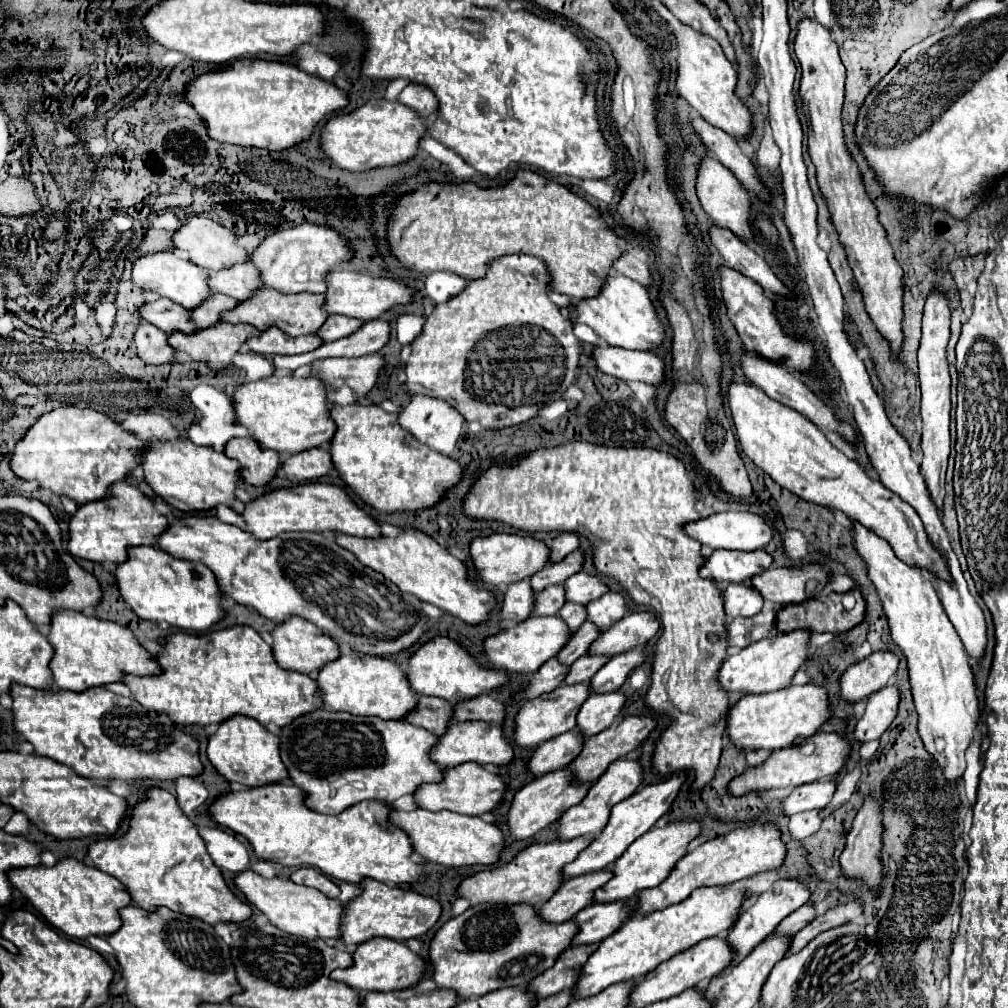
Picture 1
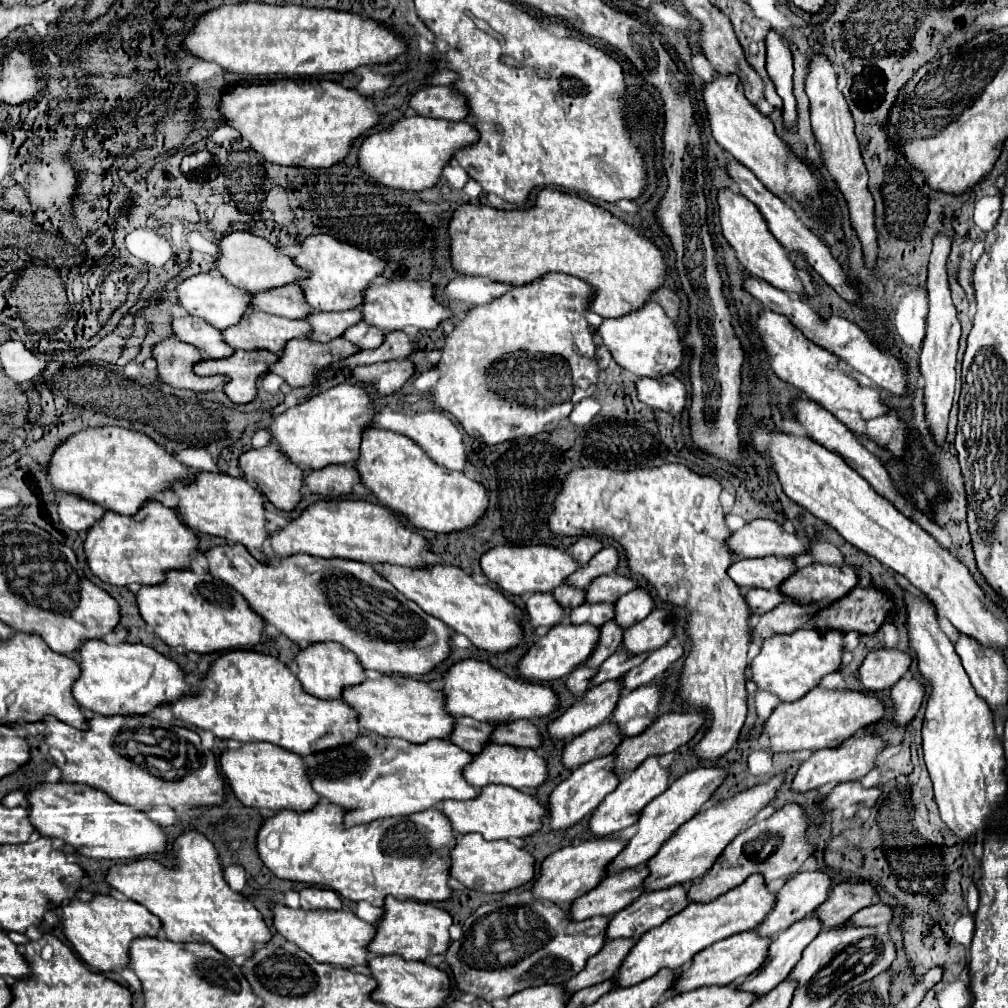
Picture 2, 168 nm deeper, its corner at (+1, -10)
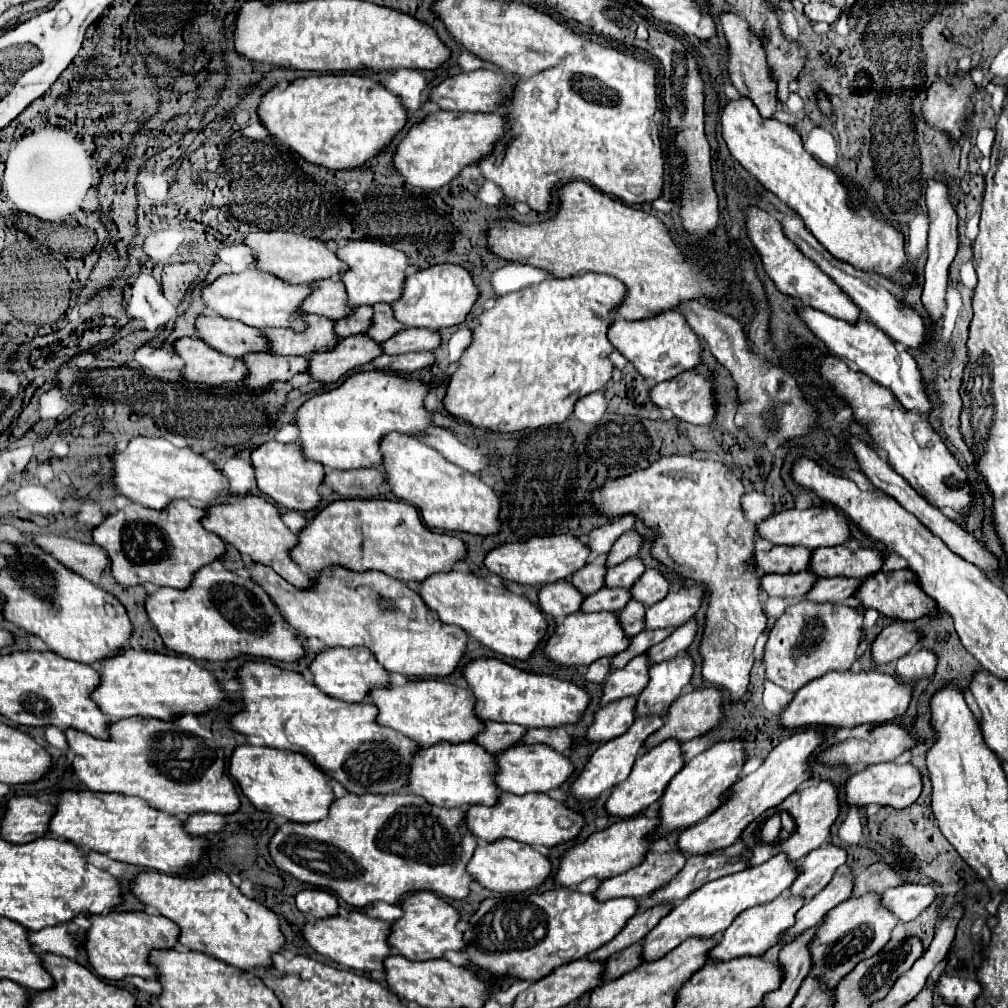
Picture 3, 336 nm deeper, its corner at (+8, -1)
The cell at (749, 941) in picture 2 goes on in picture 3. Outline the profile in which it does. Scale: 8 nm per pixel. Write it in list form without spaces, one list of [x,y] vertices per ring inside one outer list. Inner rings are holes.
[[[779,895],[777,899],[759,905],[759,907],[751,907],[749,911],[743,911],[721,935],[721,941],[709,951],[709,959],[711,961],[725,961],[725,959],[735,959],[741,955],[763,955],[769,947],[773,947],[781,933],[787,931],[793,923],[795,923],[795,913],[797,909],[801,909],[805,903],[803,897],[793,897],[793,895]]]

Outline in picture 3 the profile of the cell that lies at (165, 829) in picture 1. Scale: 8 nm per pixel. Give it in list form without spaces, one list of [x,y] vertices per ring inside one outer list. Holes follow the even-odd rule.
[[[211,869],[201,877],[173,877],[173,875],[165,875],[159,871],[141,871],[131,881],[131,893],[143,905],[157,909],[159,915],[163,915],[179,925],[179,929],[181,929],[179,943],[185,949],[203,951],[215,959],[221,959],[229,965],[239,967],[239,969],[265,967],[265,963],[271,965],[271,953],[279,951],[285,943],[285,939],[279,931],[277,915],[273,911],[269,911],[265,905],[261,905],[259,901],[245,897],[221,869]]]

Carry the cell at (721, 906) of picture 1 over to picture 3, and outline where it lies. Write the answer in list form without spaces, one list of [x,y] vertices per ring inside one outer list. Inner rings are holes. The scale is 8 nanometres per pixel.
[[[779,853],[773,859],[765,861],[763,865],[749,867],[745,871],[739,871],[737,875],[727,875],[725,879],[715,879],[713,883],[707,883],[705,887],[701,887],[701,891],[693,891],[693,895],[689,895],[689,899],[675,905],[673,911],[669,915],[665,915],[655,925],[655,929],[649,931],[649,935],[645,935],[645,939],[641,941],[641,947],[643,947],[641,959],[643,961],[661,959],[665,953],[675,949],[689,937],[697,937],[697,939],[715,937],[717,933],[725,931],[725,927],[729,927],[741,911],[769,903],[773,897],[779,897],[785,889],[791,887],[795,875],[797,873],[795,873],[795,869],[789,867],[787,857],[783,853]]]

